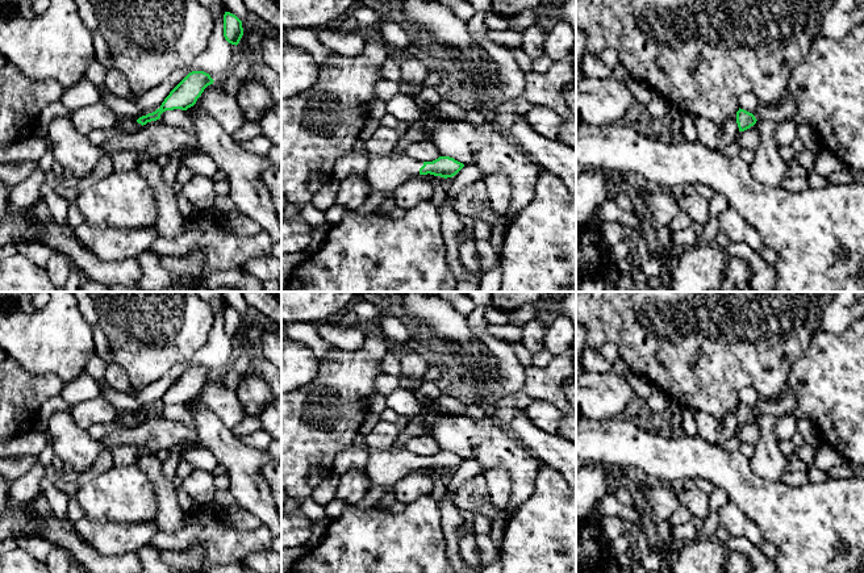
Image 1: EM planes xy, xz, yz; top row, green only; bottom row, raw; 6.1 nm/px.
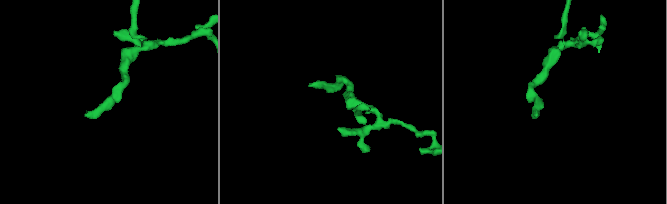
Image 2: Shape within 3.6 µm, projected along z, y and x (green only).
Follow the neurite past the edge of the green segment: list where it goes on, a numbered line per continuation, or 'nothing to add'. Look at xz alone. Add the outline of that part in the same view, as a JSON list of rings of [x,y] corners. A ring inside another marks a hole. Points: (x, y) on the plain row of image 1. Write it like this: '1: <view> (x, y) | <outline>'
1: xz (388, 467) | [[[393,447],[387,451],[368,449],[370,459],[366,474],[372,484],[395,486],[409,473],[420,469],[423,456],[412,453],[405,448]]]

